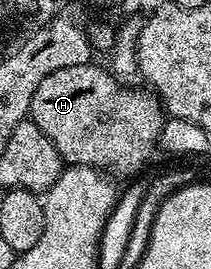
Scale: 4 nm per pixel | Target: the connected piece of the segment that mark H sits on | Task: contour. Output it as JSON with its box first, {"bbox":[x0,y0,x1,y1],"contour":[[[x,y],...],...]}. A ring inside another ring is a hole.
{"bbox":[29,63,167,178],"contour":[[[97,63],[80,65],[79,67],[63,67],[59,71],[51,71],[51,75],[47,75],[47,79],[43,79],[43,83],[39,83],[39,88],[35,91],[35,99],[31,99],[31,107],[29,108],[29,117],[39,127],[39,131],[43,131],[43,135],[47,135],[47,139],[51,139],[51,143],[55,143],[55,147],[59,151],[62,162],[66,166],[70,165],[86,165],[92,169],[100,169],[106,174],[112,175],[114,178],[129,177],[132,173],[137,173],[149,160],[153,157],[153,152],[158,152],[158,141],[160,133],[167,120],[167,114],[161,104],[161,98],[148,88],[141,89],[124,89],[123,86],[117,85],[117,81],[105,69],[100,69]]]}

